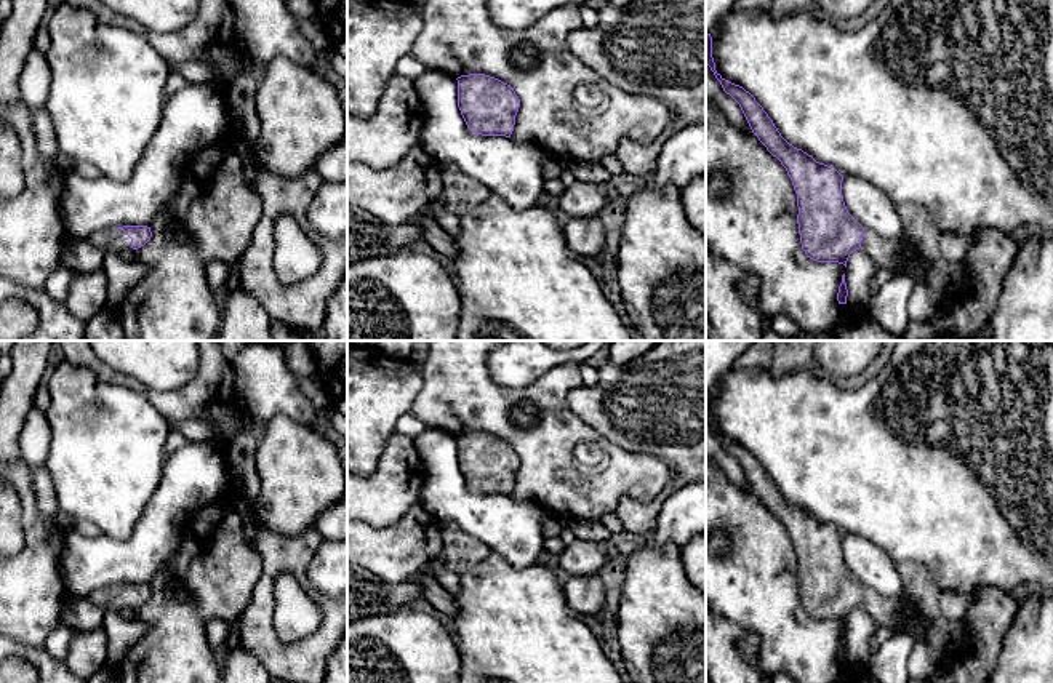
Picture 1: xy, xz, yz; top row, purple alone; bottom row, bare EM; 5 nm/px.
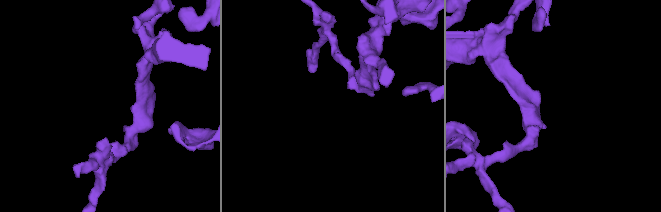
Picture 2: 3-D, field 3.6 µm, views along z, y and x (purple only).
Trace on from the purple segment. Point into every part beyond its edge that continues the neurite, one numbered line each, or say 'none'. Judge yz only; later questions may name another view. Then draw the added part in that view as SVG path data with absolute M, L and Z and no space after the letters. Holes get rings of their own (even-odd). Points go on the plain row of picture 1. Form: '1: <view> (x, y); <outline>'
1: yz (920, 594); M912 561L899 563L896 569L903 581L903 595L888 598L864 587L861 608L871 614L877 627L885 629L901 624L904 609L911 608L927 622L923 641L946 656L955 654L963 638L963 627L943 616L939 589L931 573L923 565Z

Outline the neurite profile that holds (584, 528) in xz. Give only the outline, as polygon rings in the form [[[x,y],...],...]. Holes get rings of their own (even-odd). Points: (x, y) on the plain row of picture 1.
[[[570,518],[567,525],[575,533],[576,539],[605,542],[611,536],[599,520]]]

